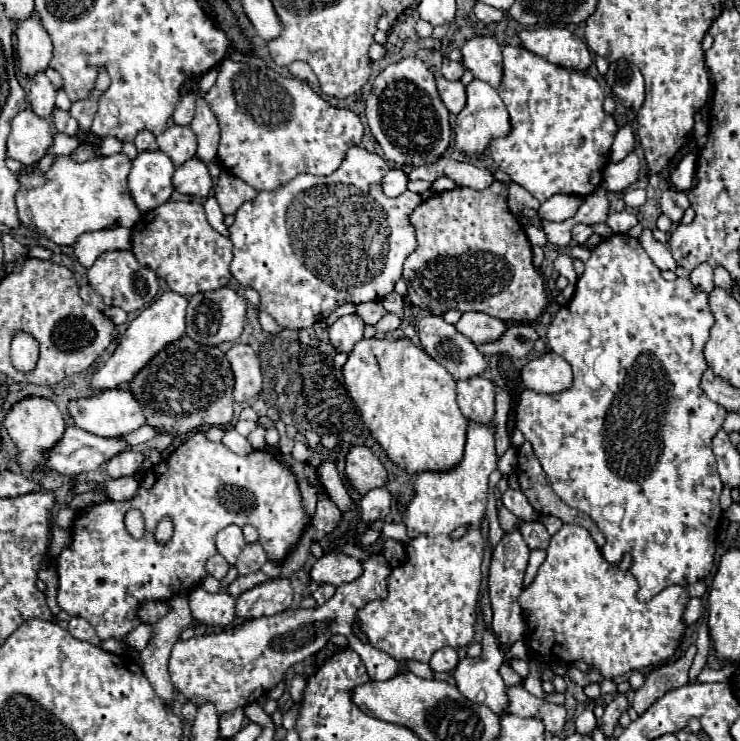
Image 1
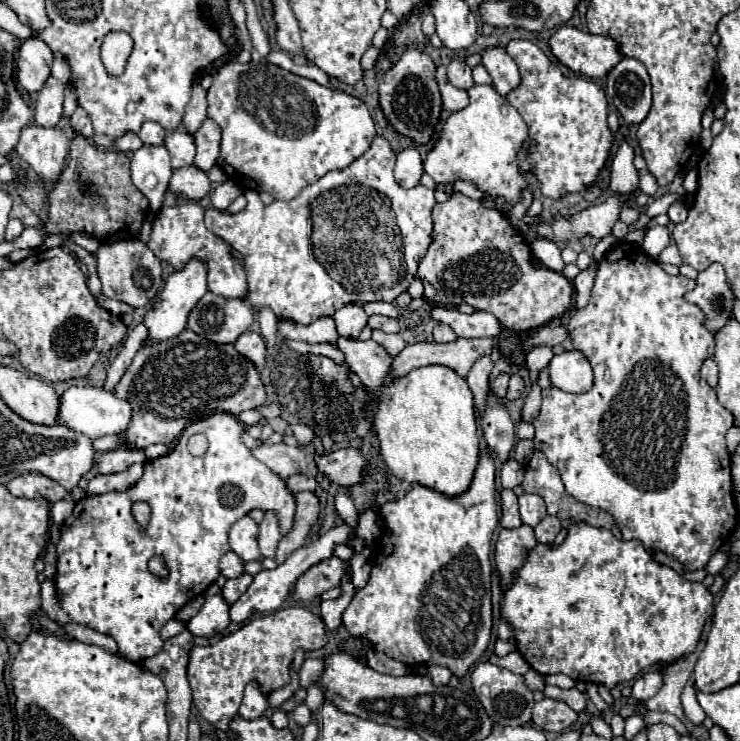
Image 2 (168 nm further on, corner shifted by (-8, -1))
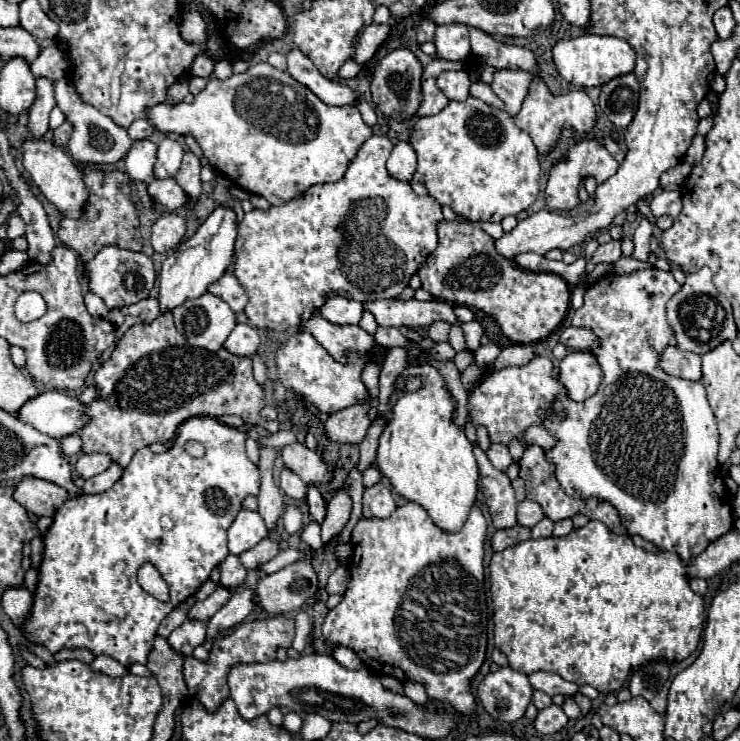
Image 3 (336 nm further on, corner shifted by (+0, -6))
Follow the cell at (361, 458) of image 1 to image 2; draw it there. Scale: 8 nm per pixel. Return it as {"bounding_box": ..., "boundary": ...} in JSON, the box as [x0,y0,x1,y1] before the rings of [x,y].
{"bounding_box":[314,448,366,486],"boundary":[[[340,448],[328,454],[314,452],[318,472],[338,486],[360,484],[364,478],[366,458],[356,448]]]}

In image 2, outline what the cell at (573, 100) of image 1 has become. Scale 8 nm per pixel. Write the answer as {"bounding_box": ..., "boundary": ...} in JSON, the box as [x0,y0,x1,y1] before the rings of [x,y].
{"bounding_box":[506,40,612,198],"boundary":[[[510,40],[506,52],[514,58],[522,76],[520,86],[506,100],[528,124],[532,140],[532,148],[518,156],[520,168],[536,174],[542,182],[542,194],[548,198],[560,198],[566,192],[578,192],[590,186],[608,160],[612,146],[612,134],[606,124],[608,102],[604,88],[580,76],[564,76],[558,64],[530,40]]]}

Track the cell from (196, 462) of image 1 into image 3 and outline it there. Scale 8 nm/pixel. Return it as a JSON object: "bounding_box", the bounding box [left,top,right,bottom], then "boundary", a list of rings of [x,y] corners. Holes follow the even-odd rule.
{"bounding_box":[24,417,260,665],"boundary":[[[190,417],[178,427],[176,439],[166,453],[156,455],[144,447],[134,455],[114,487],[104,493],[82,493],[68,499],[56,511],[52,527],[44,533],[44,559],[40,565],[32,613],[24,625],[26,639],[44,645],[52,653],[64,647],[84,647],[94,655],[110,655],[122,665],[144,665],[152,651],[158,625],[174,607],[194,595],[198,587],[208,581],[212,569],[226,559],[226,529],[236,519],[240,503],[248,495],[258,495],[260,491],[260,473],[246,457],[244,441],[246,433],[224,425],[216,417]],[[188,439],[200,441],[206,447],[202,459],[194,459],[184,451]],[[146,561],[162,573],[170,587],[170,601],[162,603],[138,585],[136,571]]]}

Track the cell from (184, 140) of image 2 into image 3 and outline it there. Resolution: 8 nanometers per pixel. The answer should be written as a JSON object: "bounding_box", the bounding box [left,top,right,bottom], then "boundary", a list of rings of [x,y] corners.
{"bounding_box":[154,137,184,179],"boundary":[[[164,137],[158,145],[158,161],[154,167],[154,177],[164,179],[164,177],[174,177],[180,169],[184,155],[184,147],[180,141]]]}

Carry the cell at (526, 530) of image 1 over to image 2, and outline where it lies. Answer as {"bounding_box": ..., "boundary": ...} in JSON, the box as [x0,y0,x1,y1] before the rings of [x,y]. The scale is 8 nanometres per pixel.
{"bounding_box":[534,516,560,544],"boundary":[[[546,516],[538,526],[534,526],[534,534],[536,534],[536,540],[542,542],[542,544],[550,544],[556,534],[560,532],[560,520],[556,516]]]}

